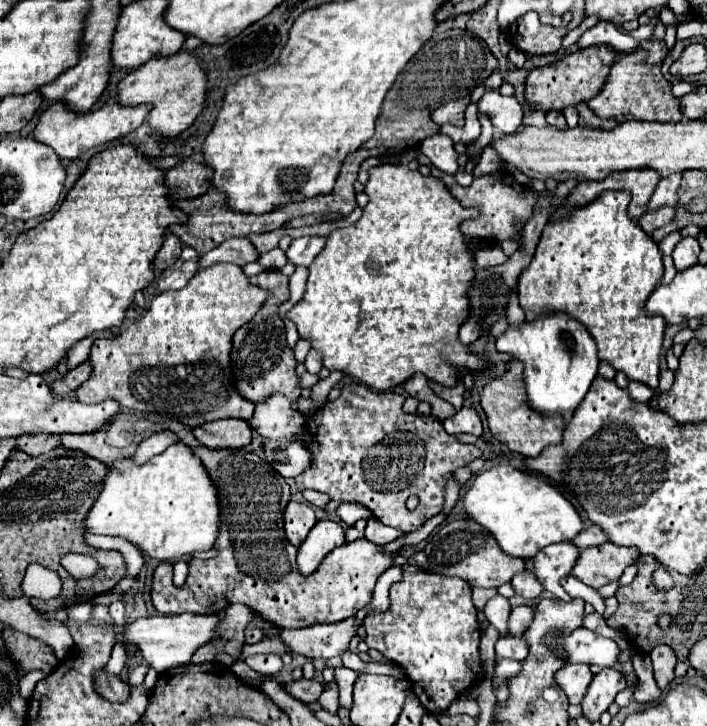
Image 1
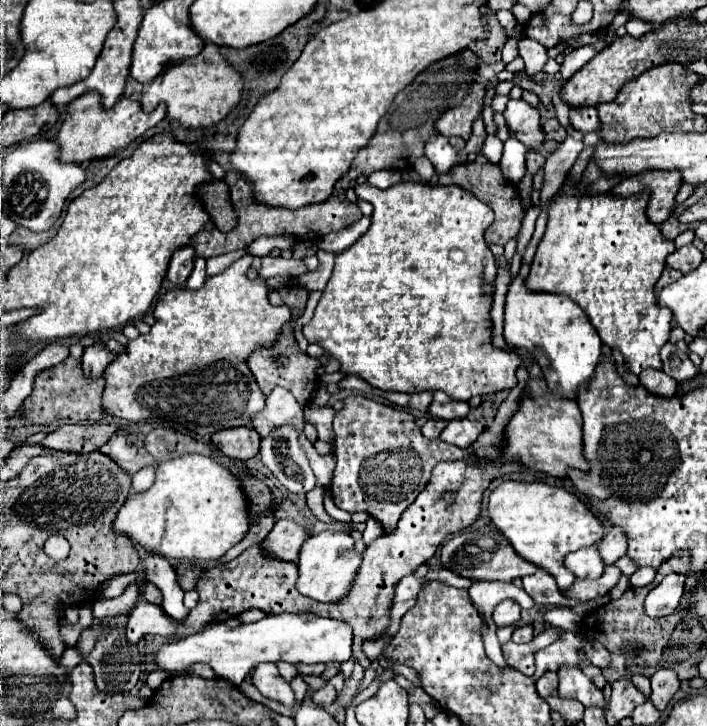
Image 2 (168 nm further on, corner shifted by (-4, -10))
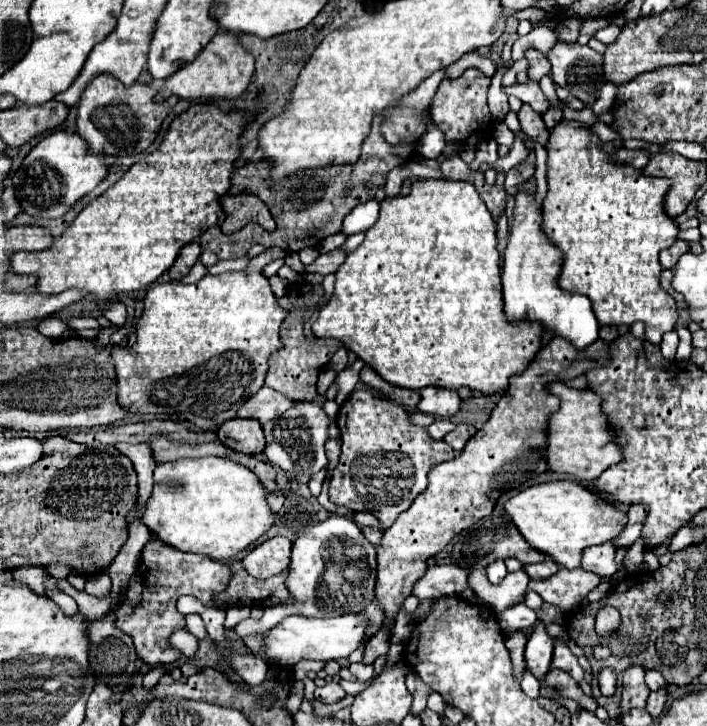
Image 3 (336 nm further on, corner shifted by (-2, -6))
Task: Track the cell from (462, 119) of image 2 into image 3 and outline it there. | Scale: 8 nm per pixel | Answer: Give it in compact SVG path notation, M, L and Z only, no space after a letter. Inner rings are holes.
M466 69L460 77L456 79L444 79L432 99L430 105L430 117L436 123L436 127L446 135L446 141L460 141L460 143L472 143L474 147L488 139L492 135L492 129L482 131L478 135L480 127L492 125L490 123L490 113L488 113L488 105L486 105L486 91L488 91L490 79L480 73L478 69Z

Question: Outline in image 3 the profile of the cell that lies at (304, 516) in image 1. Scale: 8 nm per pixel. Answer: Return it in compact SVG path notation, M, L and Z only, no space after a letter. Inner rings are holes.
M276 535L272 539L266 539L264 543L256 545L242 559L242 565L252 577L268 579L288 567L290 551L292 551L292 541L288 537Z

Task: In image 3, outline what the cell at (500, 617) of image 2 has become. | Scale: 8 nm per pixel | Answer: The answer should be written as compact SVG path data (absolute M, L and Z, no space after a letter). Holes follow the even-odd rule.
M524 569L516 571L516 573L508 573L504 577L502 583L492 585L486 577L484 571L472 571L468 575L468 583L474 589L474 593L494 611L494 613L502 613L508 607L516 605L522 601L526 589L528 589L528 575L524 573Z

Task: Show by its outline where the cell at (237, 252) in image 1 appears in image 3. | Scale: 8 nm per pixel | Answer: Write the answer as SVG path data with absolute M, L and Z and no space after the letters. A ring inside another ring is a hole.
M334 249L330 253L322 253L318 255L318 259L310 265L304 265L304 271L306 273L320 273L320 275L328 275L328 273L334 273L338 269L338 265L344 261L346 253L342 253L340 249Z

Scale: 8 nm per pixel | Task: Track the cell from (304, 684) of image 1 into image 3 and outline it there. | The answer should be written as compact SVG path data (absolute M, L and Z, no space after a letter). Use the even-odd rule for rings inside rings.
M329 681L323 687L317 687L314 692L315 699L325 704L336 703L344 695L346 695L344 689L335 681Z

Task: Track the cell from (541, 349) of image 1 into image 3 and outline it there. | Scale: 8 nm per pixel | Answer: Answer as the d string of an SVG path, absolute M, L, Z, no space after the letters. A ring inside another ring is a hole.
M520 191L516 195L514 225L510 229L508 247L504 251L504 313L510 323L518 321L538 321L544 329L552 331L556 337L566 339L574 349L582 351L598 339L598 321L594 317L590 299L578 293L568 293L558 287L556 279L560 275L562 253L546 241L540 229L542 213L534 203L534 195Z

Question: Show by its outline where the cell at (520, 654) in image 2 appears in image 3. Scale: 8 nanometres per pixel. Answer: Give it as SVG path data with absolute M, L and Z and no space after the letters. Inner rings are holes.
M524 669L524 675L522 675L522 691L526 691L526 695L530 697L538 697L538 691L540 691L540 681L528 671Z

